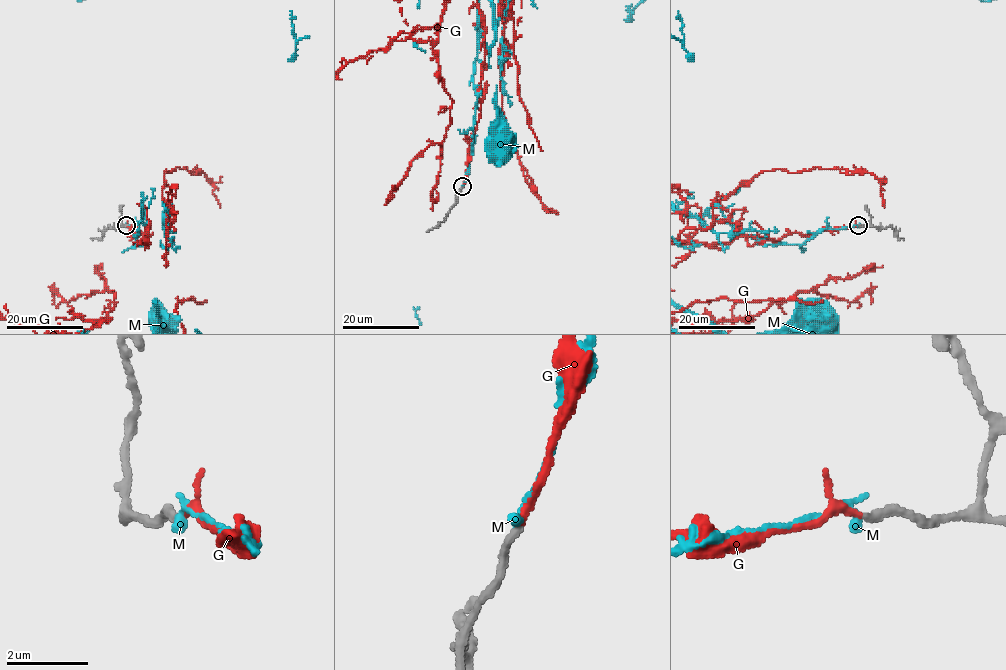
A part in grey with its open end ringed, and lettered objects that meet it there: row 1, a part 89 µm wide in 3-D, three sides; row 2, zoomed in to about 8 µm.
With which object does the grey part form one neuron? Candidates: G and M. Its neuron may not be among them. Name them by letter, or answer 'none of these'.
G

